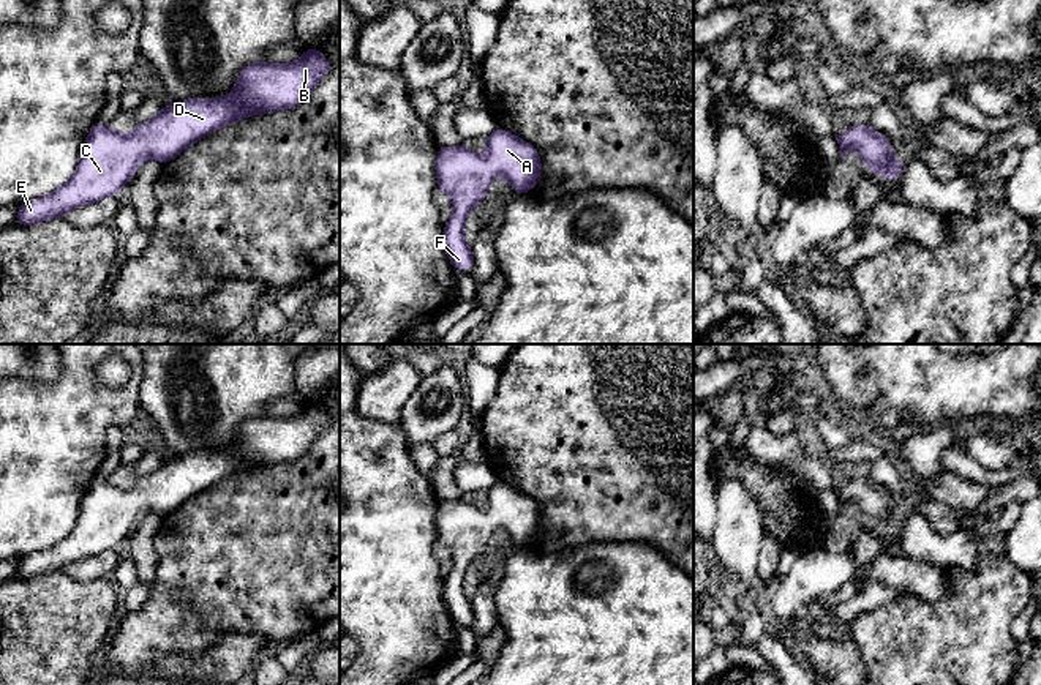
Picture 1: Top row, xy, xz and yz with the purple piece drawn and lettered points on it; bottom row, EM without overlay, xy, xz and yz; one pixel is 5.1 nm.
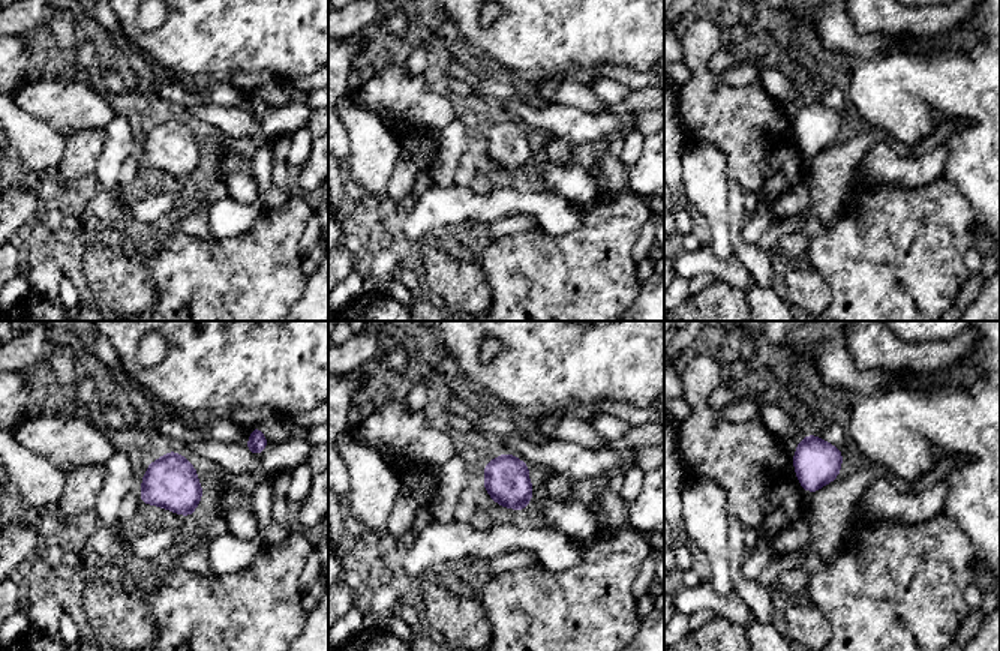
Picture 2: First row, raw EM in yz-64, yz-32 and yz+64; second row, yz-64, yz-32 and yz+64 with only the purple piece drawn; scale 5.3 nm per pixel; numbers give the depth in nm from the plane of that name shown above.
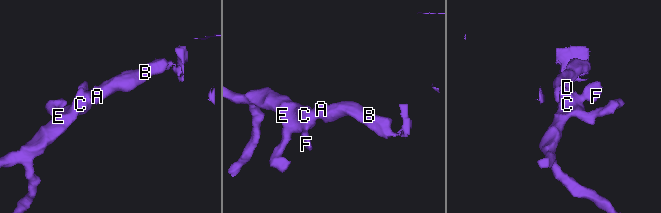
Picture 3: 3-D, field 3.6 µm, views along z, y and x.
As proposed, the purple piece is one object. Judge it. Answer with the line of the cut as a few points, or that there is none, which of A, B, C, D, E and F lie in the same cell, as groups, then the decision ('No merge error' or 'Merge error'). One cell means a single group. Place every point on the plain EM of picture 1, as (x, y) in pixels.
No split. Groups: A B C D E F. No merge error

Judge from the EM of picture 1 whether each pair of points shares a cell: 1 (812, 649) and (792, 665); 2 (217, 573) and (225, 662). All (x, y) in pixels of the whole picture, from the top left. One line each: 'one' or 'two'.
1: two
2: two

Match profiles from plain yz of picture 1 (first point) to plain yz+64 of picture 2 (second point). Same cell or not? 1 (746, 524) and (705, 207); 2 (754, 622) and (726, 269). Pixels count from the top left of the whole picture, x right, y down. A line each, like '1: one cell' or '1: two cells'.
1: one cell
2: two cells

